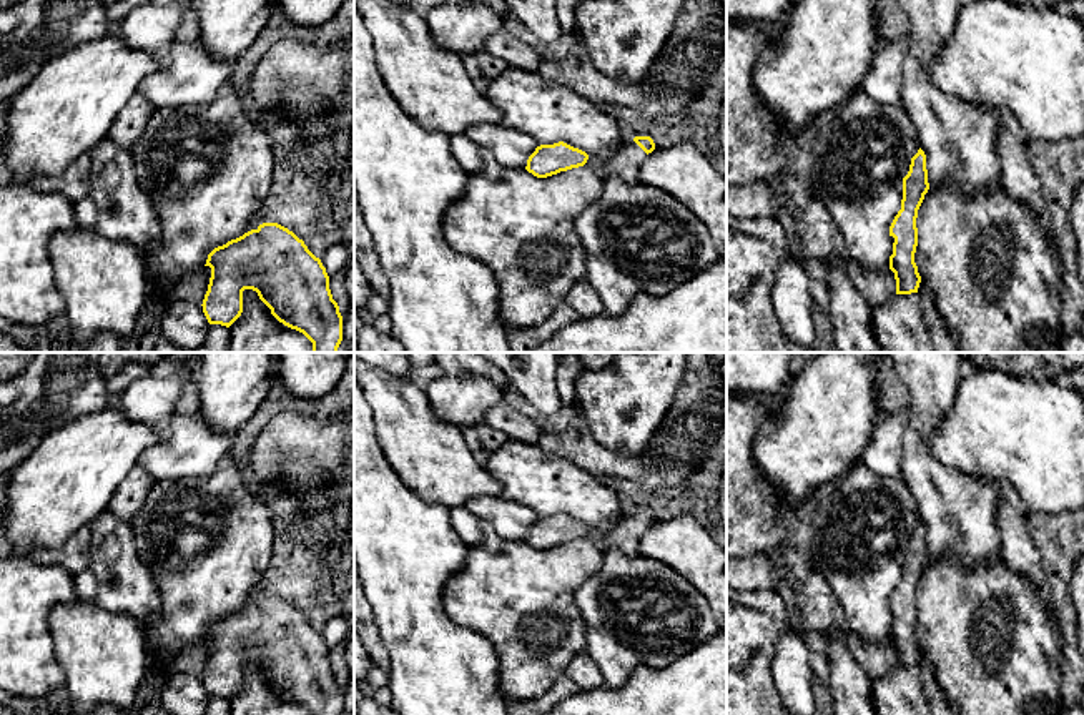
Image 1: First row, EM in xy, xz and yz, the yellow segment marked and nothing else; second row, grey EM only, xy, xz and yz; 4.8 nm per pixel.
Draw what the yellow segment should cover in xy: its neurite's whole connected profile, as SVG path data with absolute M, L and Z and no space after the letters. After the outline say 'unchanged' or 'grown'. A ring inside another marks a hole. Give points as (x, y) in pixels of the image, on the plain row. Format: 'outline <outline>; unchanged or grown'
outline M263 595L214 620L204 639L211 640L211 650L201 678L209 697L229 700L243 685L243 663L253 662L279 695L303 705L311 715L342 713L342 688L333 672L326 640L288 600Z; unchanged

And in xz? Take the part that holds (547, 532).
outline M650 509L627 510L617 525L585 525L564 514L540 517L529 529L525 542L537 550L547 550L560 544L587 539L599 549L620 549L628 557L640 555L638 542L648 525L655 522Z; grown

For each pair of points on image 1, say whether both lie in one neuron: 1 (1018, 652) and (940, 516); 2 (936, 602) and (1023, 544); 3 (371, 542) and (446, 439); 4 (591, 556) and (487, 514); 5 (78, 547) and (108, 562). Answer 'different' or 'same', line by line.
1: different
2: different
3: different
4: different
5: different

